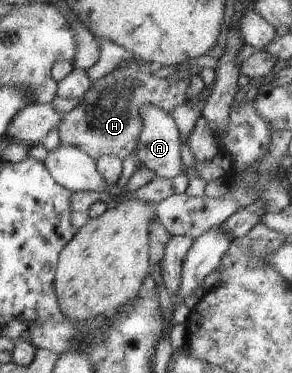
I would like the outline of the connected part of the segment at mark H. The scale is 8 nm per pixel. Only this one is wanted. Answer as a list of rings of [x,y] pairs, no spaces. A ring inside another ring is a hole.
[[[127,60],[121,62],[111,73],[92,80],[89,89],[79,98],[78,105],[71,111],[63,114],[63,119],[59,122],[60,143],[66,146],[79,148],[83,153],[97,161],[103,156],[113,156],[123,161],[131,154],[136,155],[138,141],[141,135],[142,121],[140,111],[143,106],[154,105],[163,111],[171,112],[177,107],[194,102],[206,90],[206,83],[201,75],[195,71],[185,72],[169,78],[154,77],[152,75],[154,66],[143,60]]]

